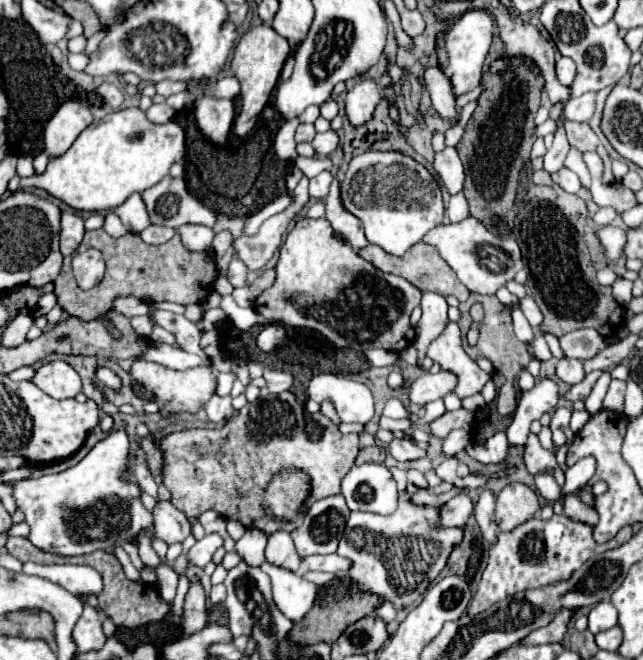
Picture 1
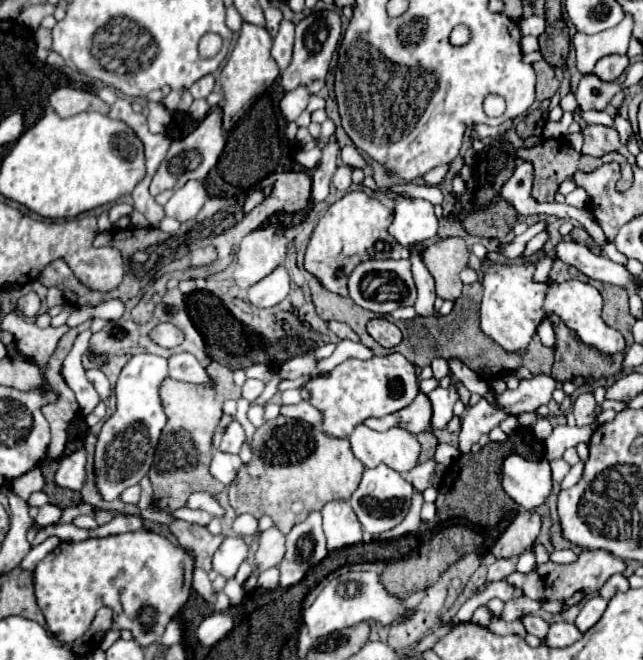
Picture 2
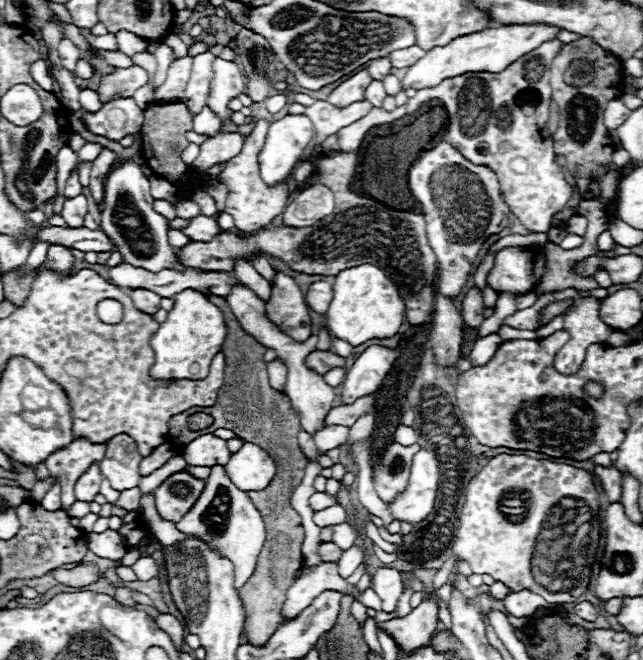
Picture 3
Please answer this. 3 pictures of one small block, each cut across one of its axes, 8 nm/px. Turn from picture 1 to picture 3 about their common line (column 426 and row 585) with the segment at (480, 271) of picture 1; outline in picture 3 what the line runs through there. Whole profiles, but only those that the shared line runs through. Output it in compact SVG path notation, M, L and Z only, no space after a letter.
M212 466L212 472L206 480L206 488L194 508L176 524L176 528L188 536L200 538L202 542L216 548L224 558L234 564L234 588L242 588L252 576L258 556L264 546L264 520L256 506L250 502L248 494L238 490L232 480L224 474L224 466Z

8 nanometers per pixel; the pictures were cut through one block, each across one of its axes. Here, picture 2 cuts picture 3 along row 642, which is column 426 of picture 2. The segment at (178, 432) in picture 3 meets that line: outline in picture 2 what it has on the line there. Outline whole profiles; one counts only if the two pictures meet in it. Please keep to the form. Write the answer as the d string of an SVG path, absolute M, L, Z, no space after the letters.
M442 238L424 250L424 264L436 280L436 294L442 300L456 300L462 294L460 270L468 264L470 250L462 238Z

